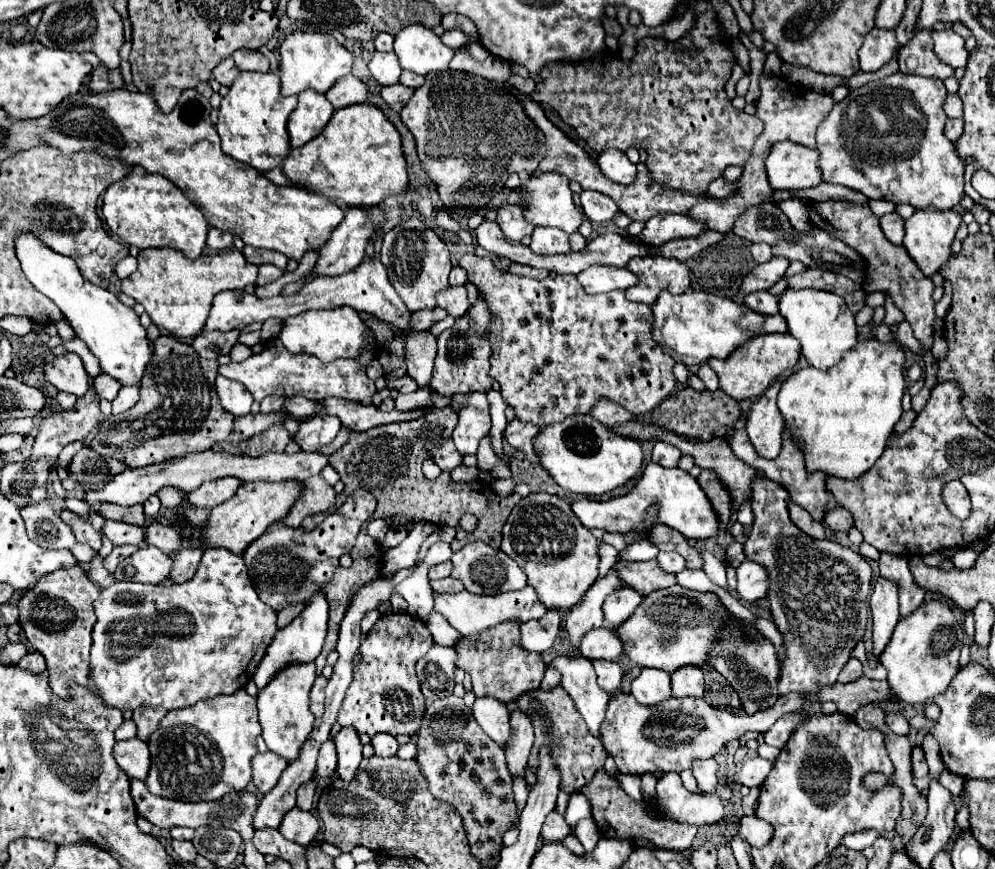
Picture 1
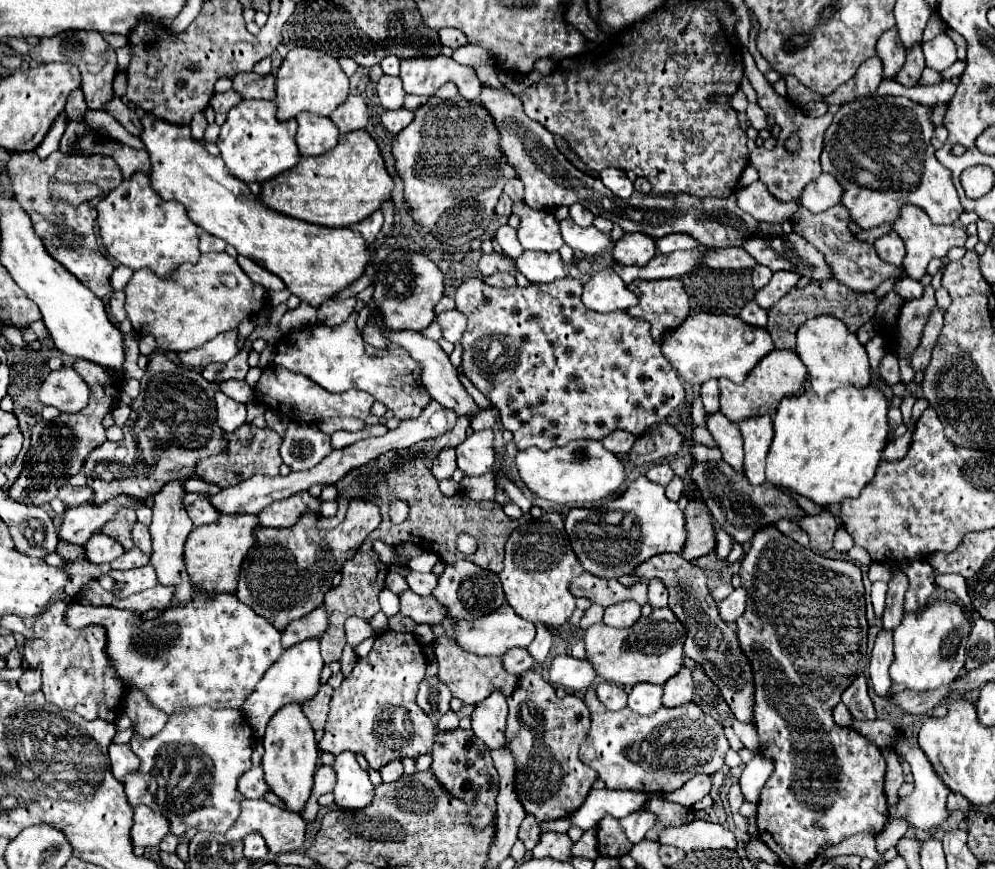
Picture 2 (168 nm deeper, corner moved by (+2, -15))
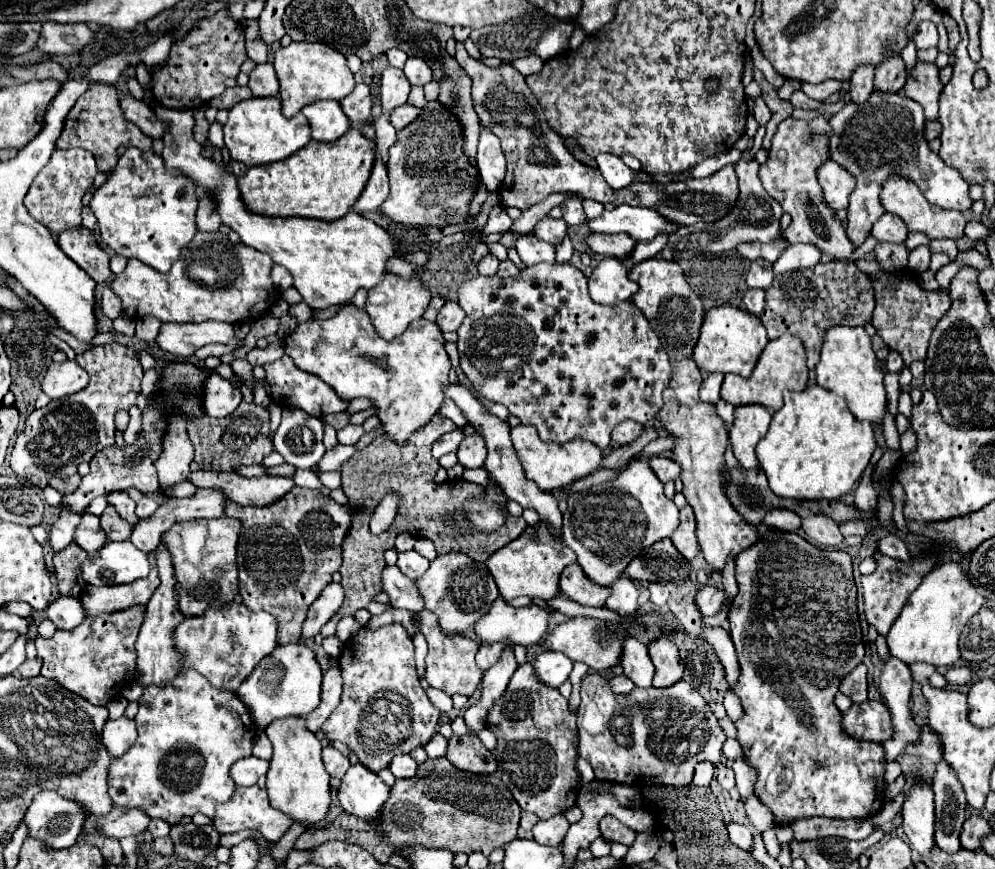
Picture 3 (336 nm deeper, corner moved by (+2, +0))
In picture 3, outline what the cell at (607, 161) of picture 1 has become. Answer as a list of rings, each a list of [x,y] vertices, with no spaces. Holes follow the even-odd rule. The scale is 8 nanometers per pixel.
[[[599,154],[597,156],[597,168],[599,172],[603,174],[603,178],[607,180],[607,184],[615,190],[619,188],[625,188],[633,182],[633,178],[637,176],[641,182],[647,182],[649,176],[643,174],[643,172],[633,172],[631,168],[627,168],[623,164],[623,160],[615,154]]]

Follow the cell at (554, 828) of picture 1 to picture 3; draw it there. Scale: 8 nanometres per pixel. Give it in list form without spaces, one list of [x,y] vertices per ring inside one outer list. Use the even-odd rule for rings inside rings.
[[[559,814],[559,816],[553,816],[549,820],[539,820],[533,826],[533,838],[535,838],[535,842],[539,842],[543,846],[559,848],[567,830],[569,830],[569,822],[565,820],[563,814]]]

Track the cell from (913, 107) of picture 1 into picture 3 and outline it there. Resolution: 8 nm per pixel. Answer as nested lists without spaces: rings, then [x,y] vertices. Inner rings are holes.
[[[873,92],[863,108],[849,102],[829,122],[833,128],[829,140],[831,158],[857,178],[857,188],[849,196],[845,228],[855,248],[865,242],[871,226],[885,214],[885,208],[879,202],[879,192],[883,180],[893,174],[913,180],[923,196],[935,206],[959,212],[971,210],[973,200],[969,198],[969,184],[959,176],[959,172],[955,172],[955,168],[947,168],[947,164],[943,164],[943,160],[931,152],[923,140],[925,116],[917,102],[903,94]]]

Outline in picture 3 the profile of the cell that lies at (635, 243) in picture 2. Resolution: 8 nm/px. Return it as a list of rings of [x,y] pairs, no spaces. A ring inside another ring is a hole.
[[[591,232],[585,238],[585,244],[587,244],[589,252],[597,252],[601,256],[615,256],[615,258],[623,260],[633,250],[635,240],[631,240],[629,236],[623,236],[623,234],[597,234],[597,232]]]

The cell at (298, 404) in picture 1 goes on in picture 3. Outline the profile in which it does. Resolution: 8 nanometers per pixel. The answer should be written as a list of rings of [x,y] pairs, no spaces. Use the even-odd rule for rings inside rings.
[[[347,424],[343,430],[337,432],[337,442],[341,442],[341,444],[355,444],[361,436],[363,436],[363,426]]]

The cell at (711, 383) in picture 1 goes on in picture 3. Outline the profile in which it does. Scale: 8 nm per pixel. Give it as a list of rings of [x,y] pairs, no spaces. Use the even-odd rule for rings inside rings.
[[[707,374],[701,384],[701,400],[709,404],[717,404],[717,400],[721,398],[719,394],[721,382],[723,382],[723,374]]]

